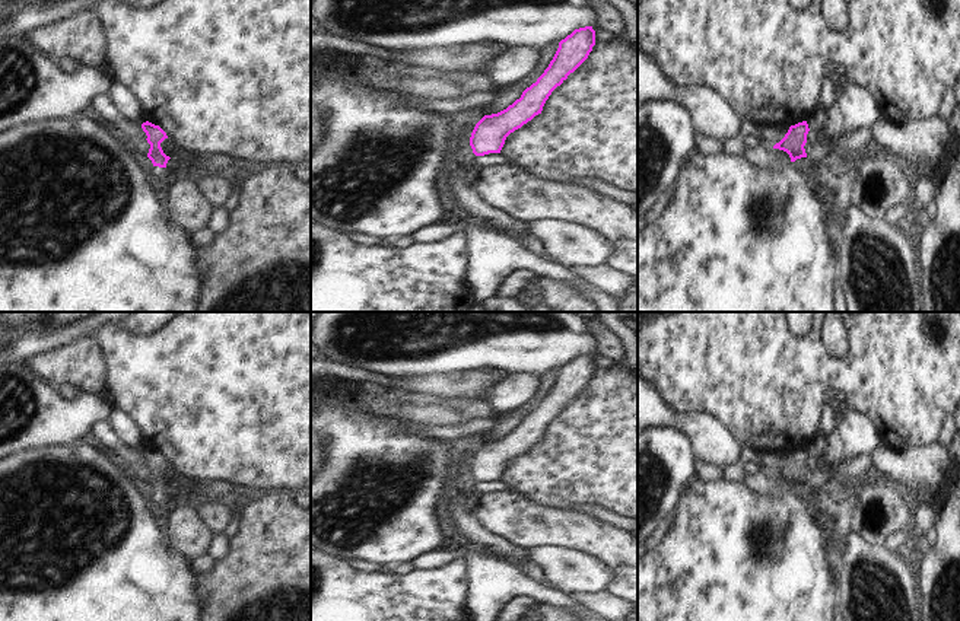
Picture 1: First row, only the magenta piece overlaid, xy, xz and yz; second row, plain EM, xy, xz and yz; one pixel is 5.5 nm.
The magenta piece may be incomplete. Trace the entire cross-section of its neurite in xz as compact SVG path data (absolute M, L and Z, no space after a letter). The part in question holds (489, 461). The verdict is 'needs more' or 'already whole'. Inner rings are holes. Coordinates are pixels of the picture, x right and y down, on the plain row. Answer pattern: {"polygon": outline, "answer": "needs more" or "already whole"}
{"polygon": "M592 353L575 356L559 369L544 399L506 436L484 442L474 453L470 472L476 483L500 480L506 464L541 440L551 418L560 413L589 382L595 372Z", "answer": "already whole"}

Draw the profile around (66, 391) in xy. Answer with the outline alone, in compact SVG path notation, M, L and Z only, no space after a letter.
M55 383L53 385L53 389L63 398L63 399L74 399L80 391L69 383Z

